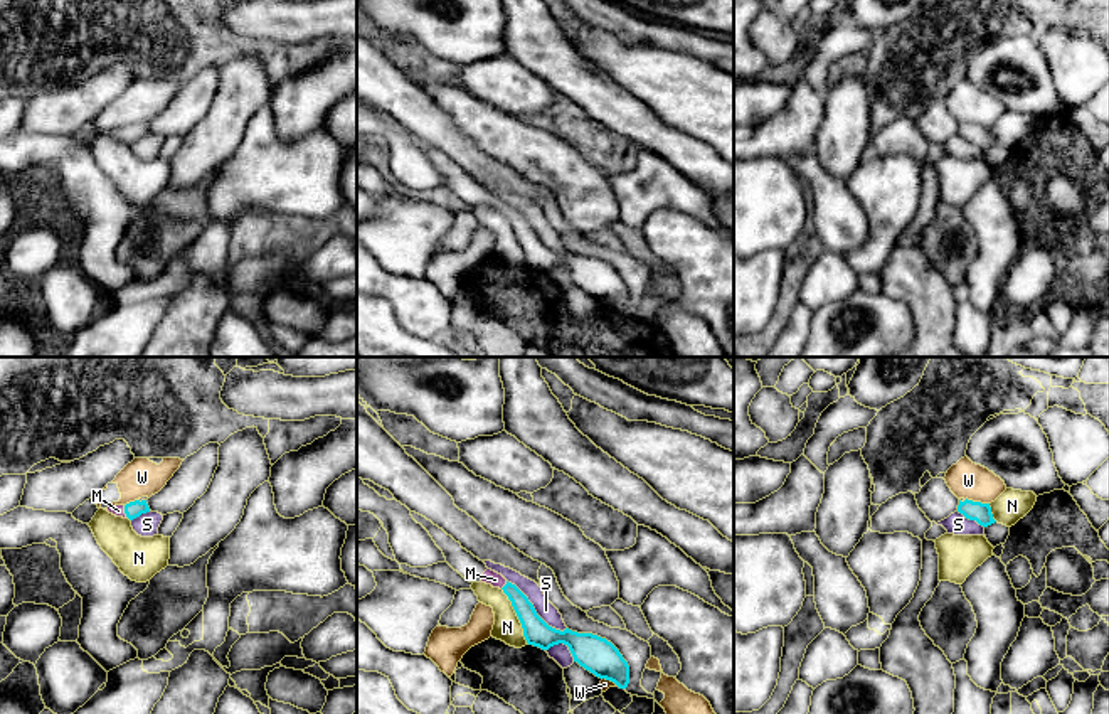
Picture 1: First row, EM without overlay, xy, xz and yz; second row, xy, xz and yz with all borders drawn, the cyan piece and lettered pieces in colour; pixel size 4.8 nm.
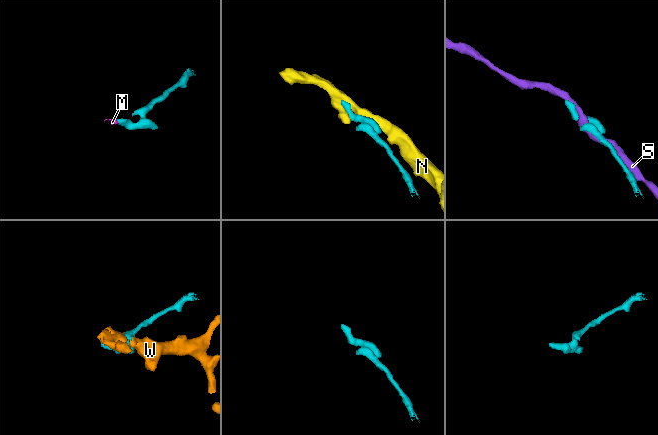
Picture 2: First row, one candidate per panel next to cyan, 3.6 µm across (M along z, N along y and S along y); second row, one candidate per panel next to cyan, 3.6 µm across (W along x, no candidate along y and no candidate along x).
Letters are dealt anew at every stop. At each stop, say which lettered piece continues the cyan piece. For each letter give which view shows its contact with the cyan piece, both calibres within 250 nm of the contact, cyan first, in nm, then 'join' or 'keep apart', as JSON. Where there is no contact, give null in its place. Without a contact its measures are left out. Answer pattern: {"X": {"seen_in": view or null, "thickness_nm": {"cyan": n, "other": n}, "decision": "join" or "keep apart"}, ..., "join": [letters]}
{"M": {"seen_in": "xy", "thickness_nm": {"cyan": 80, "other": 60}, "decision": "join"}, "N": {"seen_in": "xz", "thickness_nm": {"cyan": 120, "other": 130}, "decision": "keep apart"}, "S": {"seen_in": "xz", "thickness_nm": {"cyan": 120, "other": 90}, "decision": "keep apart"}, "W": {"seen_in": "yz", "thickness_nm": {"cyan": 100, "other": 180}, "decision": "keep apart"}, "join": ["M"]}

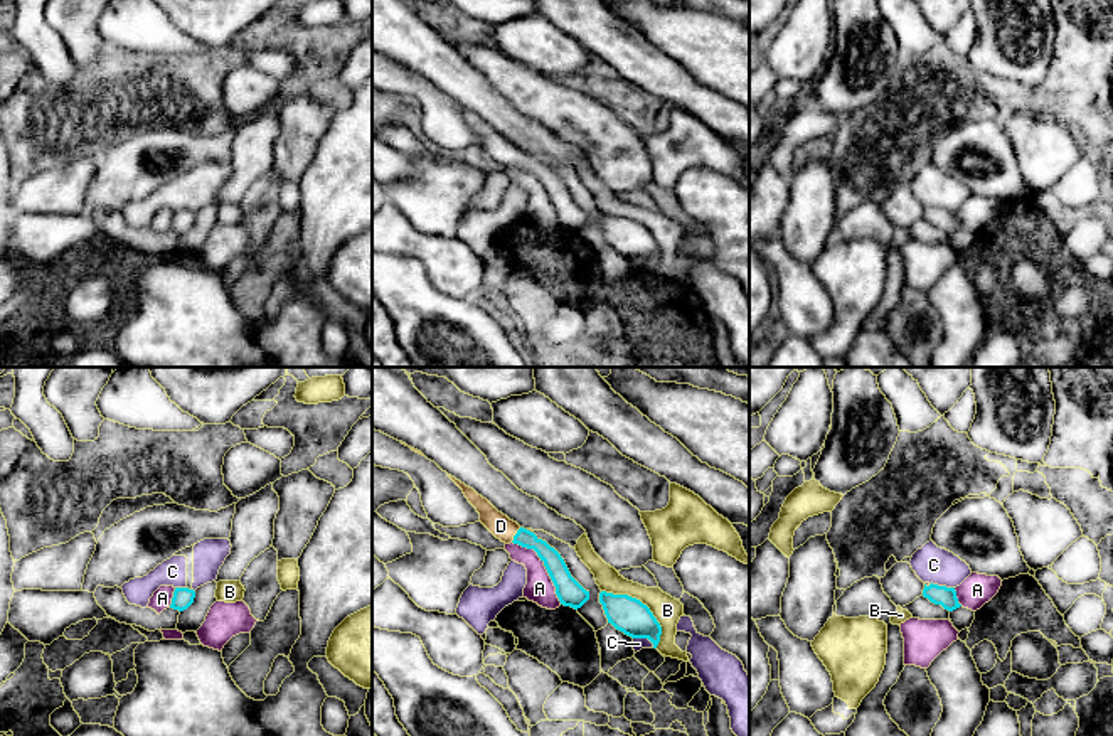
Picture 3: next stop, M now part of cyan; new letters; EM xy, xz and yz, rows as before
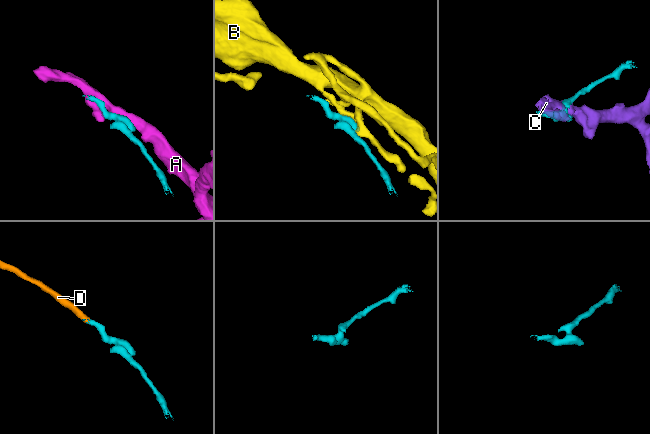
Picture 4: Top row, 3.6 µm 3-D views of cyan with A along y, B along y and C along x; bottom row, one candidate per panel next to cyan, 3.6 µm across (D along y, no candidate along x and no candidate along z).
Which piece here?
{"A": {"seen_in": "xz", "thickness_nm": {"cyan": 120, "other": 140}, "decision": "keep apart"}, "B": {"seen_in": "xz", "thickness_nm": {"cyan": 170, "other": 140}, "decision": "keep apart"}, "C": {"seen_in": "yz", "thickness_nm": {"cyan": 100, "other": 180}, "decision": "keep apart"}, "D": {"seen_in": "xz", "thickness_nm": {"cyan": 90, "other": 110}, "decision": "join"}, "join": ["D"]}

